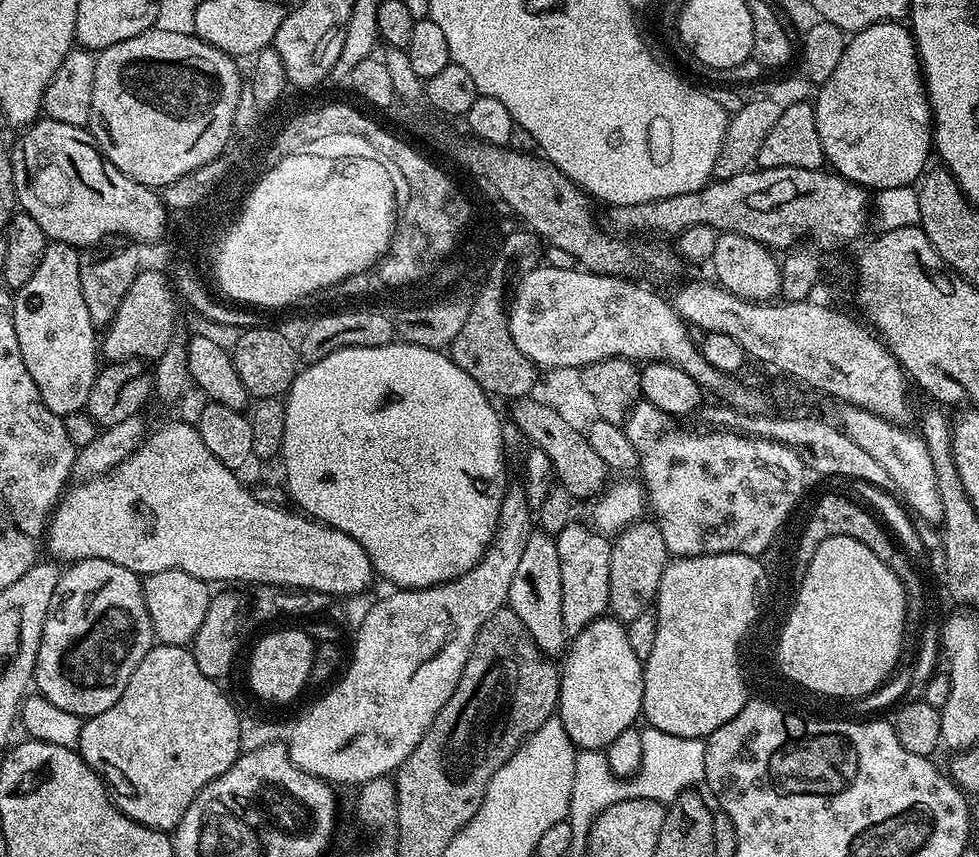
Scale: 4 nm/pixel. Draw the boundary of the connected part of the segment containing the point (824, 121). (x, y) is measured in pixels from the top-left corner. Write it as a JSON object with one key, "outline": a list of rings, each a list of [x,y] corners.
{"outline":[[[903,23],[872,24],[855,33],[845,43],[841,61],[814,96],[818,138],[822,138],[824,159],[845,180],[853,180],[865,190],[906,188],[919,181],[929,163],[928,151],[934,148],[934,132],[930,127],[932,110],[916,54],[916,41]]]}

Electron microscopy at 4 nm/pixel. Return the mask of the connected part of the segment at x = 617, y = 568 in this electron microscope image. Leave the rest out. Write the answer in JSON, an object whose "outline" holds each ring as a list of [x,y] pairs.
{"outline":[[[641,518],[624,528],[613,541],[609,609],[615,619],[629,622],[647,611],[659,593],[664,572],[670,563],[664,532],[655,521]]]}

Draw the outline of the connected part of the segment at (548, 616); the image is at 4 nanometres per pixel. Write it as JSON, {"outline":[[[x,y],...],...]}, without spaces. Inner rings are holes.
{"outline":[[[533,530],[530,542],[526,542],[526,550],[518,562],[514,582],[510,582],[507,607],[512,608],[518,618],[522,618],[526,630],[530,630],[534,642],[548,658],[556,658],[560,651],[561,655],[570,640],[570,633],[563,624],[562,600],[562,574],[555,539],[543,530]]]}

